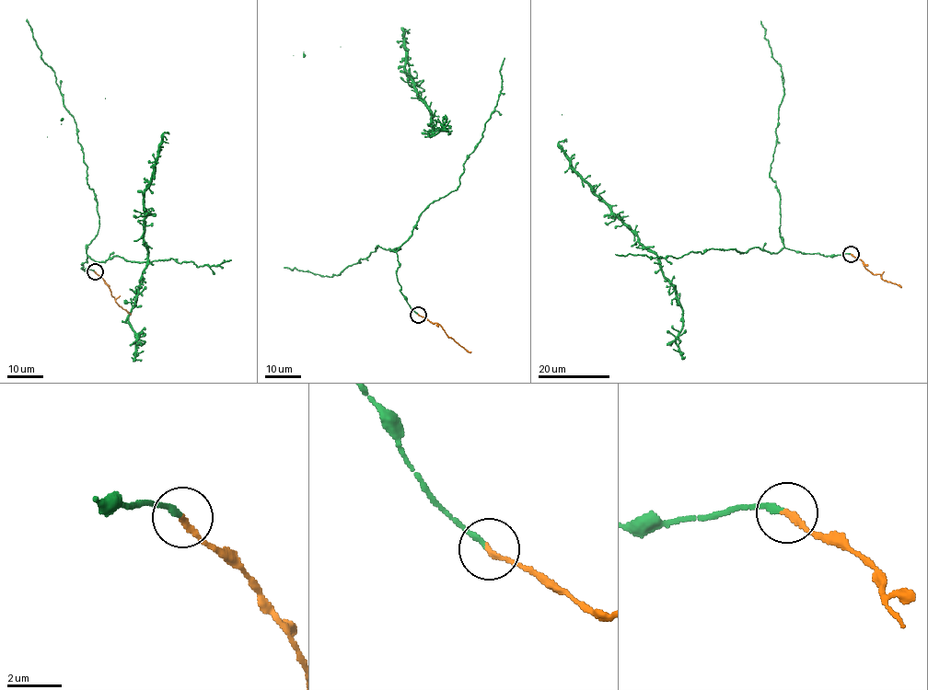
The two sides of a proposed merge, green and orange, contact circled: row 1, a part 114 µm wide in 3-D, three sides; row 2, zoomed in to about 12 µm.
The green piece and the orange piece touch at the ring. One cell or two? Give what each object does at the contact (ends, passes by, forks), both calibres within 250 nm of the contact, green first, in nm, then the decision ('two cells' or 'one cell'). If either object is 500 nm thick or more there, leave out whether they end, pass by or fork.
green ends; orange ends; calibres 200 and 200 nm; two cells

